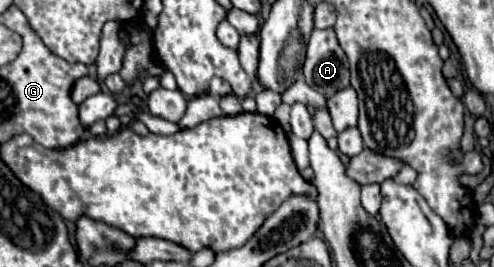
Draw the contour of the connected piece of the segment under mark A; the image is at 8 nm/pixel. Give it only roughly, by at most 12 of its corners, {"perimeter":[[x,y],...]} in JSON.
{"perimeter":[[332,29],[312,31],[304,77],[328,99],[350,85]]}

